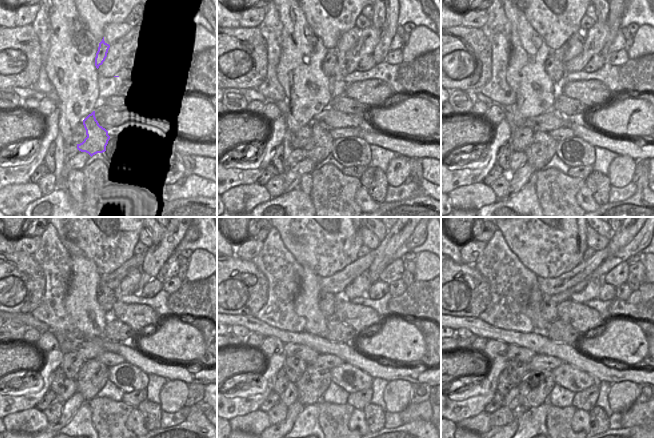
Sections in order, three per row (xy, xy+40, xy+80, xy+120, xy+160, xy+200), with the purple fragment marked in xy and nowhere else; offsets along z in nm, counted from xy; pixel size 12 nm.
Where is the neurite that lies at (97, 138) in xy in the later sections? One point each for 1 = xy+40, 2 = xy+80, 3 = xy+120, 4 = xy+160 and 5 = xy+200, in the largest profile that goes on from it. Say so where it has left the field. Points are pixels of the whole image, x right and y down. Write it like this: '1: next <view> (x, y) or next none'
1: next xy+40 (320, 146)
2: next xy+80 (539, 153)
3: next xy+120 (93, 375)
4: next xy+160 (315, 380)
5: next xy+200 (534, 390)

